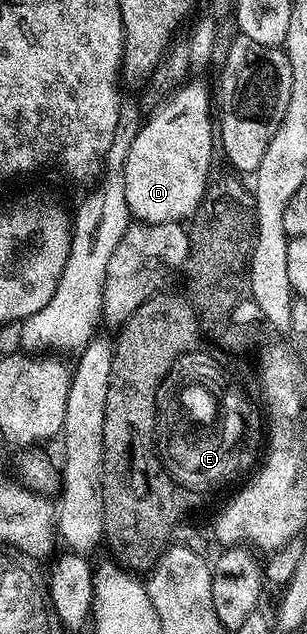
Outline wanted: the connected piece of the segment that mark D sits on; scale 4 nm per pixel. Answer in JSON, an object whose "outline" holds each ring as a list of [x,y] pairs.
{"outline":[[[193,82],[182,86],[169,101],[162,103],[147,117],[135,138],[129,143],[124,154],[124,164],[122,163],[121,178],[131,219],[152,224],[180,223],[182,215],[190,214],[198,196],[206,190],[212,172],[212,148],[214,146],[215,149],[216,146],[216,138],[215,135],[213,138],[212,132],[214,133],[214,122],[211,97],[209,100],[207,90]]]}

